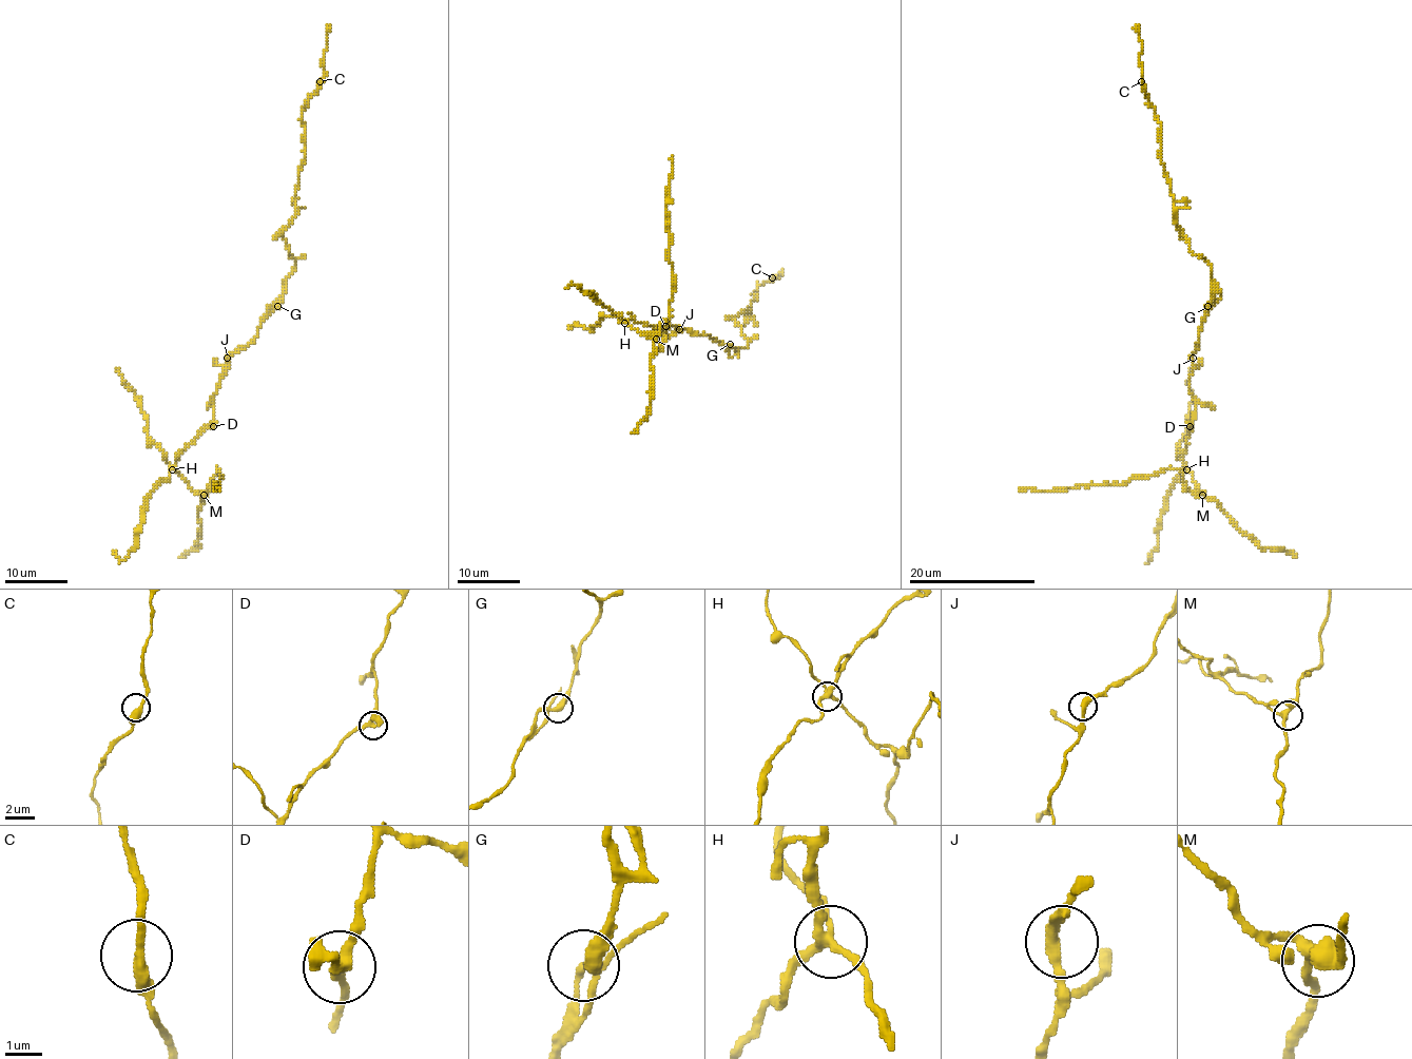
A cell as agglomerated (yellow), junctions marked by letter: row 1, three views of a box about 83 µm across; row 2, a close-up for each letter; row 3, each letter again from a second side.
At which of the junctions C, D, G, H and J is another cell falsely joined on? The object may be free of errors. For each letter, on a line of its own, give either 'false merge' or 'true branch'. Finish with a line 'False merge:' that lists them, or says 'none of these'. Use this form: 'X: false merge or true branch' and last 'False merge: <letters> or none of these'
C: true branch
D: true branch
G: true branch
H: false merge
J: true branch
False merge: H

